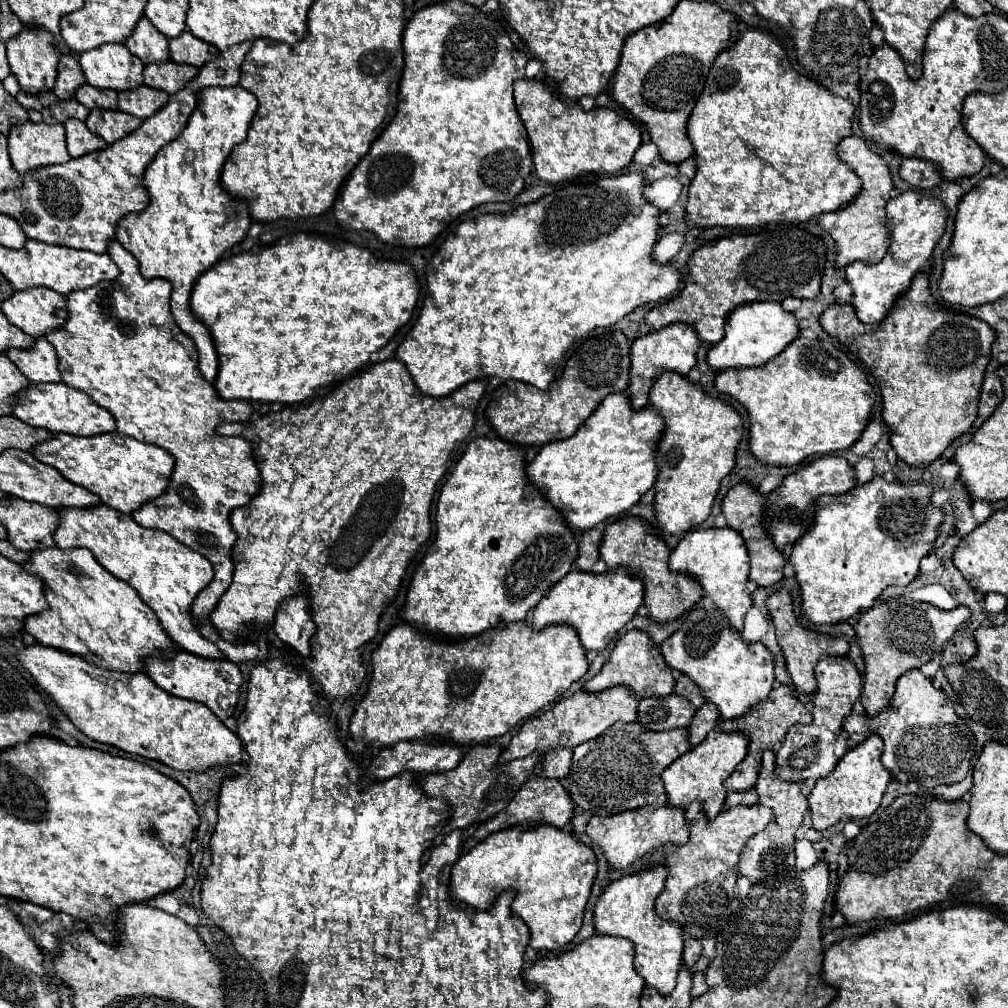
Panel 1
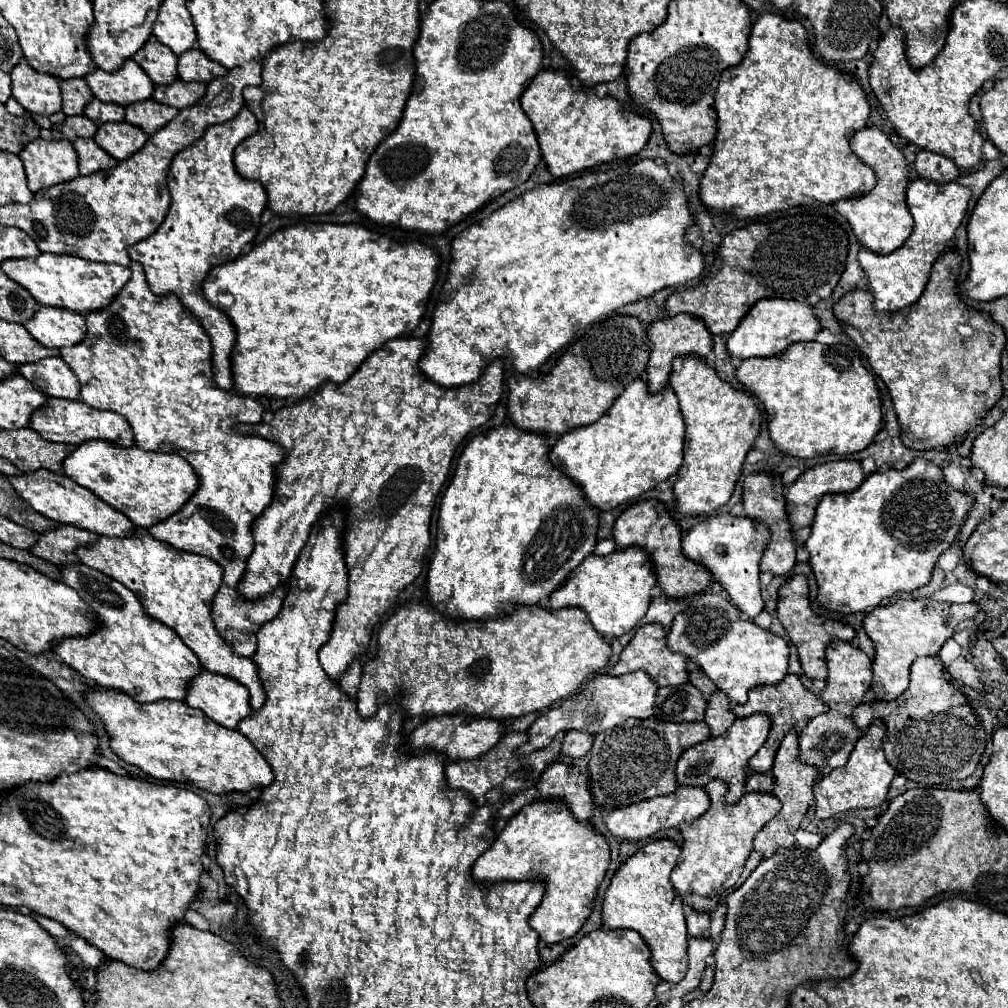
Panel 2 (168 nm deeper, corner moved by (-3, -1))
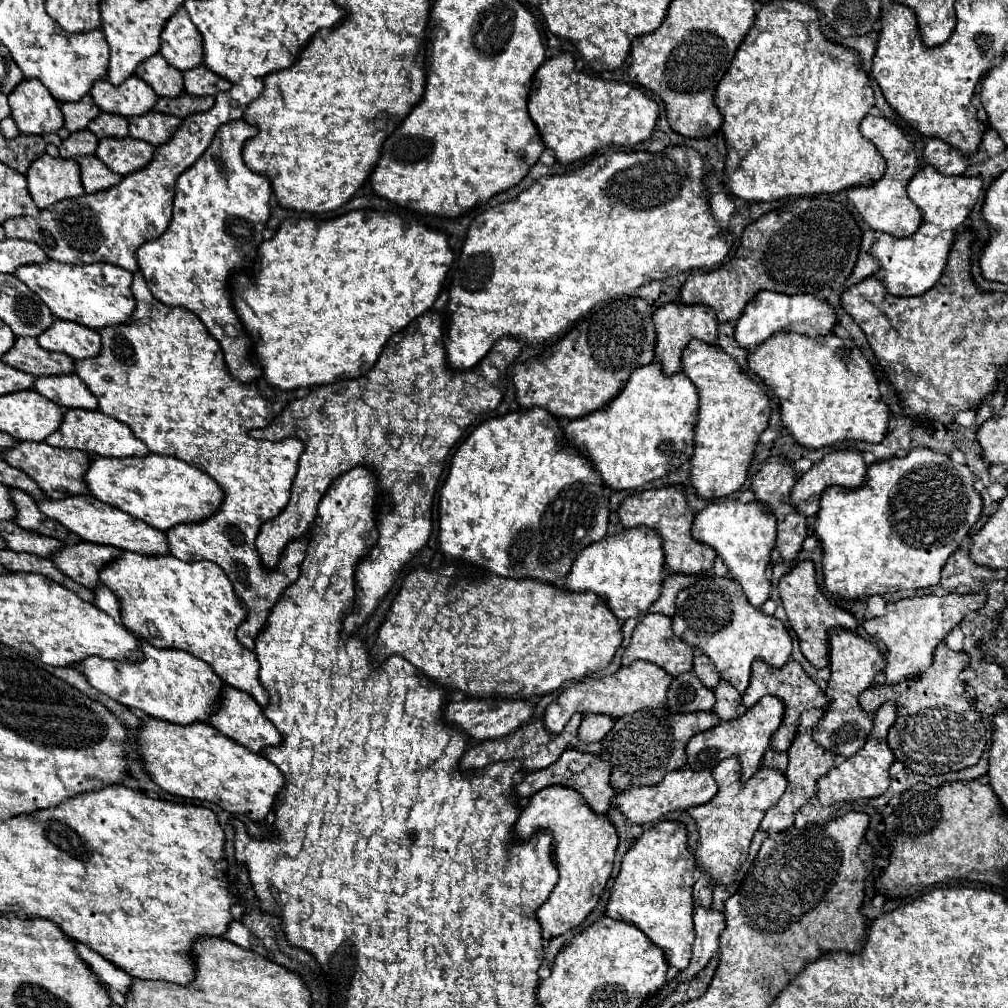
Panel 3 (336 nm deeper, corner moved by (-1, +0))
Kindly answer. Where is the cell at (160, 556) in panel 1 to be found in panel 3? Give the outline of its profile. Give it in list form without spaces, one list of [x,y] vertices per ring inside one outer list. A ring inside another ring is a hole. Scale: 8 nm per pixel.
[[[124,553],[118,561],[110,563],[106,567],[106,571],[100,573],[100,581],[106,587],[110,587],[110,591],[120,601],[122,623],[128,631],[132,631],[136,637],[148,641],[156,649],[188,651],[190,655],[208,663],[214,669],[214,673],[218,673],[218,677],[228,687],[234,687],[234,689],[240,689],[240,691],[252,695],[260,707],[266,707],[268,695],[266,695],[266,689],[258,681],[258,669],[260,669],[258,659],[252,651],[242,647],[240,641],[236,639],[236,629],[248,615],[246,605],[238,599],[230,579],[216,563],[210,563],[210,561],[184,563],[172,555],[144,557],[138,553]]]

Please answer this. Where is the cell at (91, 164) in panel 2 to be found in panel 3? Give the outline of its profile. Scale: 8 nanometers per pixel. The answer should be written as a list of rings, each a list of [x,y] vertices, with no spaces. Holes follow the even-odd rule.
[[[84,157],[78,161],[80,165],[80,175],[82,175],[82,185],[86,193],[98,193],[108,187],[114,187],[116,183],[122,181],[122,177],[114,171],[110,171],[98,157]]]

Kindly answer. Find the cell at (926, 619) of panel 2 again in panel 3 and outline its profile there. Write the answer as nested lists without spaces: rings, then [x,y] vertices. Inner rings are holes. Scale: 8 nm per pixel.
[[[946,593],[946,595],[924,595],[924,597],[912,597],[912,599],[900,599],[896,603],[888,603],[886,605],[886,615],[884,617],[876,617],[876,619],[868,619],[864,621],[864,629],[868,635],[872,635],[874,639],[880,639],[888,653],[886,653],[886,683],[898,683],[898,681],[906,681],[922,671],[926,671],[932,663],[934,657],[934,649],[936,645],[964,619],[964,615],[968,611],[978,611],[982,605],[986,603],[986,595],[984,593],[966,593],[966,595],[958,595],[958,593]]]

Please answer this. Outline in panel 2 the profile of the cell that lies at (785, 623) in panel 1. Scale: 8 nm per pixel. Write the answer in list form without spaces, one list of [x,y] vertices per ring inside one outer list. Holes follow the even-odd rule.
[[[792,576],[780,590],[778,590],[778,608],[776,608],[776,616],[782,622],[784,630],[788,632],[790,640],[796,644],[798,656],[800,656],[800,664],[804,670],[804,676],[808,680],[826,680],[826,664],[824,664],[824,650],[828,646],[828,642],[832,640],[830,636],[830,626],[834,628],[834,638],[844,640],[844,642],[852,642],[854,640],[854,628],[850,624],[840,624],[840,622],[830,622],[828,618],[816,616],[810,610],[810,602],[808,602],[808,582],[804,576]]]

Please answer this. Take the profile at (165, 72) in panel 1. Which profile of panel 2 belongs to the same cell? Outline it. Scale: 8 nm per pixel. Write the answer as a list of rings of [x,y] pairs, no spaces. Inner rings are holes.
[[[176,80],[176,84],[156,84],[152,98],[166,106],[192,106],[206,92],[204,82],[184,82]]]

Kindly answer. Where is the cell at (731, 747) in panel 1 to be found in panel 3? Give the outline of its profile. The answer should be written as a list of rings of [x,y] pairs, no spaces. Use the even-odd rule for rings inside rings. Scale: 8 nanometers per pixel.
[[[774,695],[762,697],[742,717],[732,719],[732,721],[722,721],[714,729],[708,729],[708,731],[702,731],[702,733],[694,735],[690,739],[690,743],[686,745],[688,767],[694,769],[694,771],[698,771],[698,769],[712,769],[720,761],[736,755],[740,759],[740,765],[742,765],[742,779],[750,779],[760,769],[762,755],[770,747],[770,739],[776,733],[776,729],[780,727],[782,717],[784,717],[784,703],[782,703],[782,699],[778,699]]]

